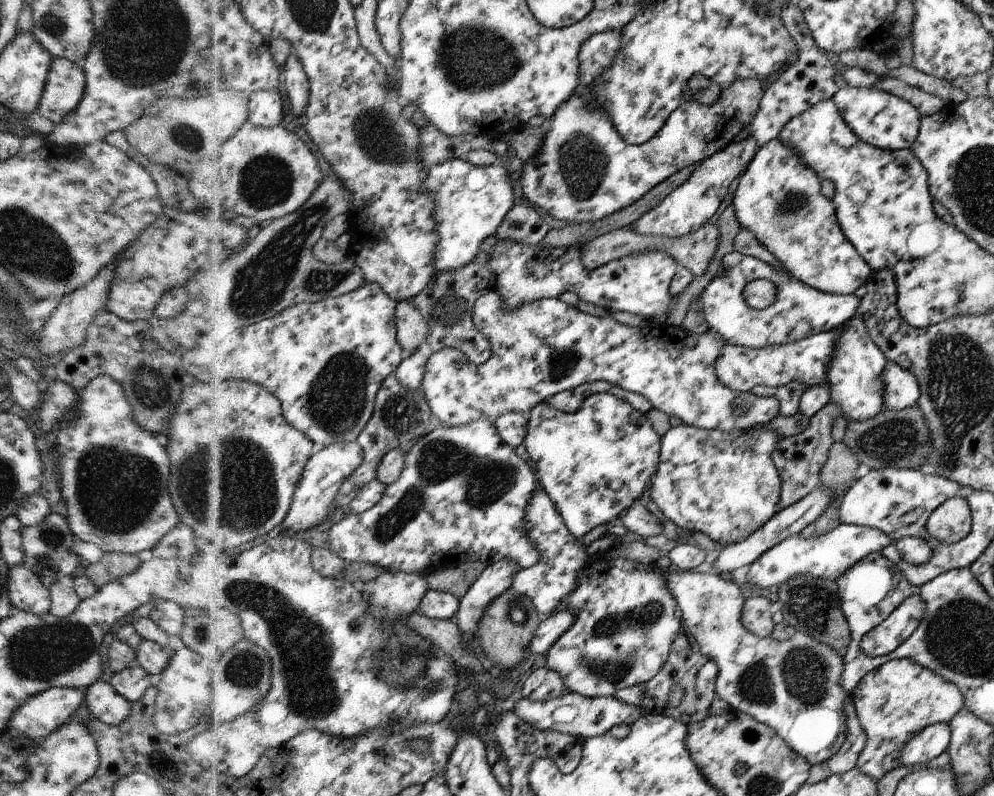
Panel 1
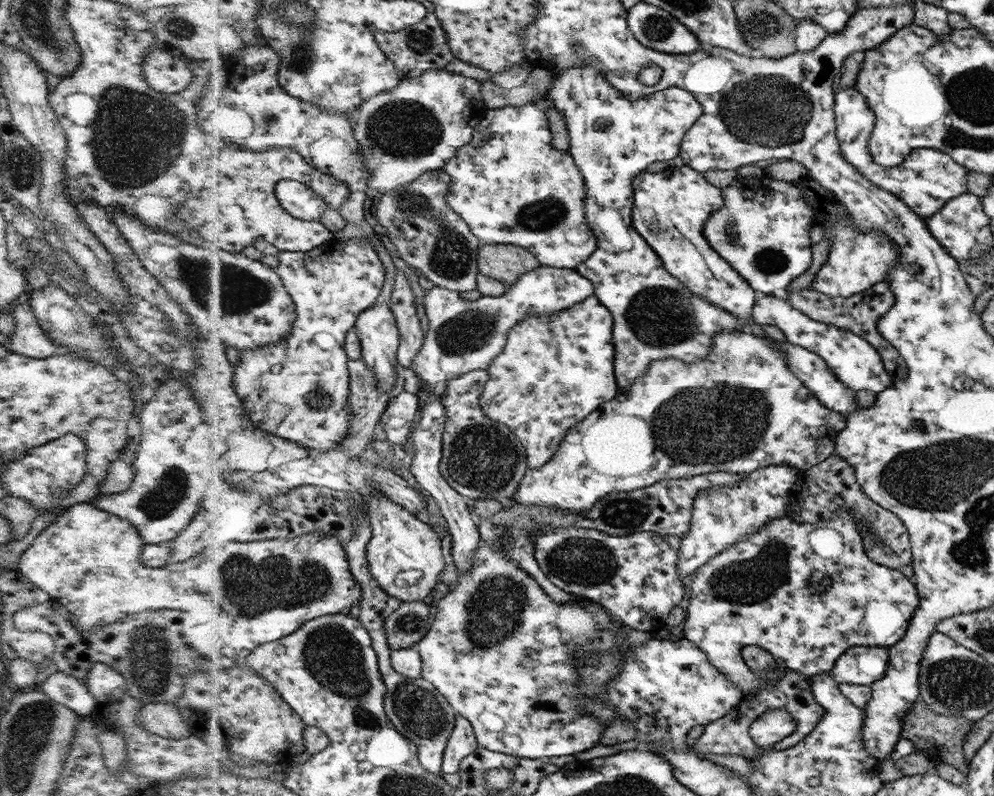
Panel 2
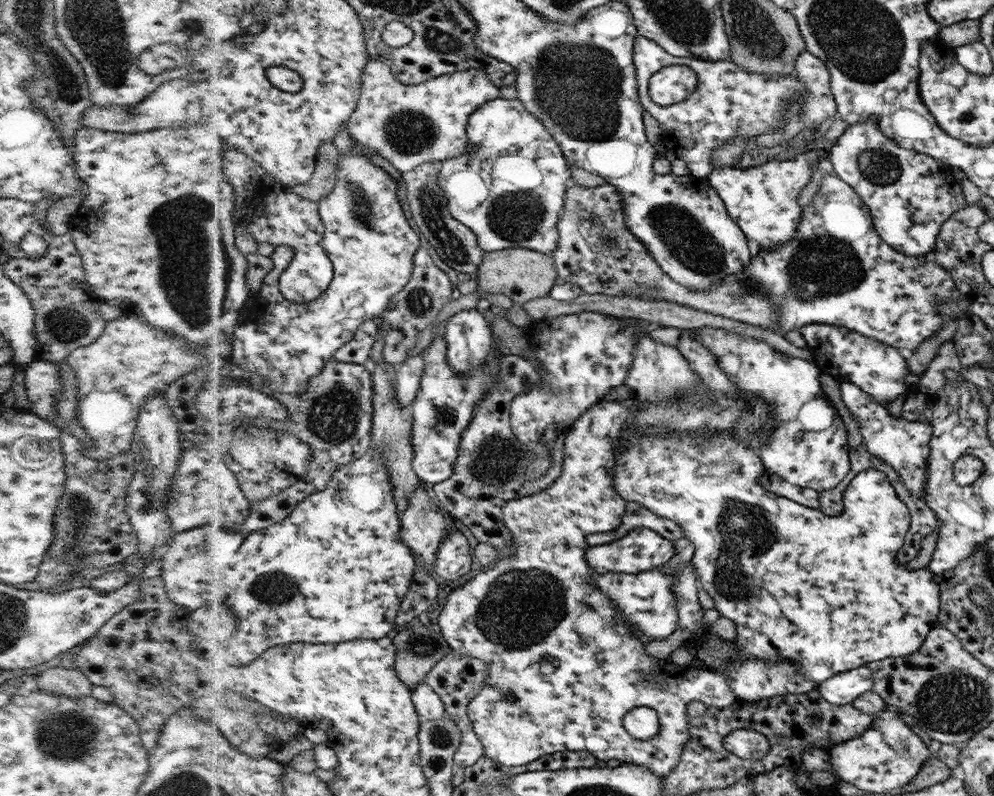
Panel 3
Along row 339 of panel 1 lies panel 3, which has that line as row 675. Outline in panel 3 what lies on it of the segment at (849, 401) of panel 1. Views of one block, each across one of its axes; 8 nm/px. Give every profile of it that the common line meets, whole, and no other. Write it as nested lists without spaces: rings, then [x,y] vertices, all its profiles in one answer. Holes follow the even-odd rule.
[[[867,665],[840,673],[836,677],[822,681],[818,688],[821,695],[836,705],[851,704],[862,694],[868,693],[875,684],[873,672]]]

